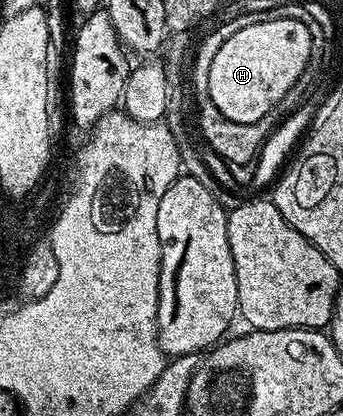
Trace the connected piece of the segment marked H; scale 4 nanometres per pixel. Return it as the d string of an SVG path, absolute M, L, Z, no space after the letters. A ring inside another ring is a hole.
M282 18L238 29L214 53L207 95L230 121L249 123L270 113L302 77L311 55L311 31L302 22Z

